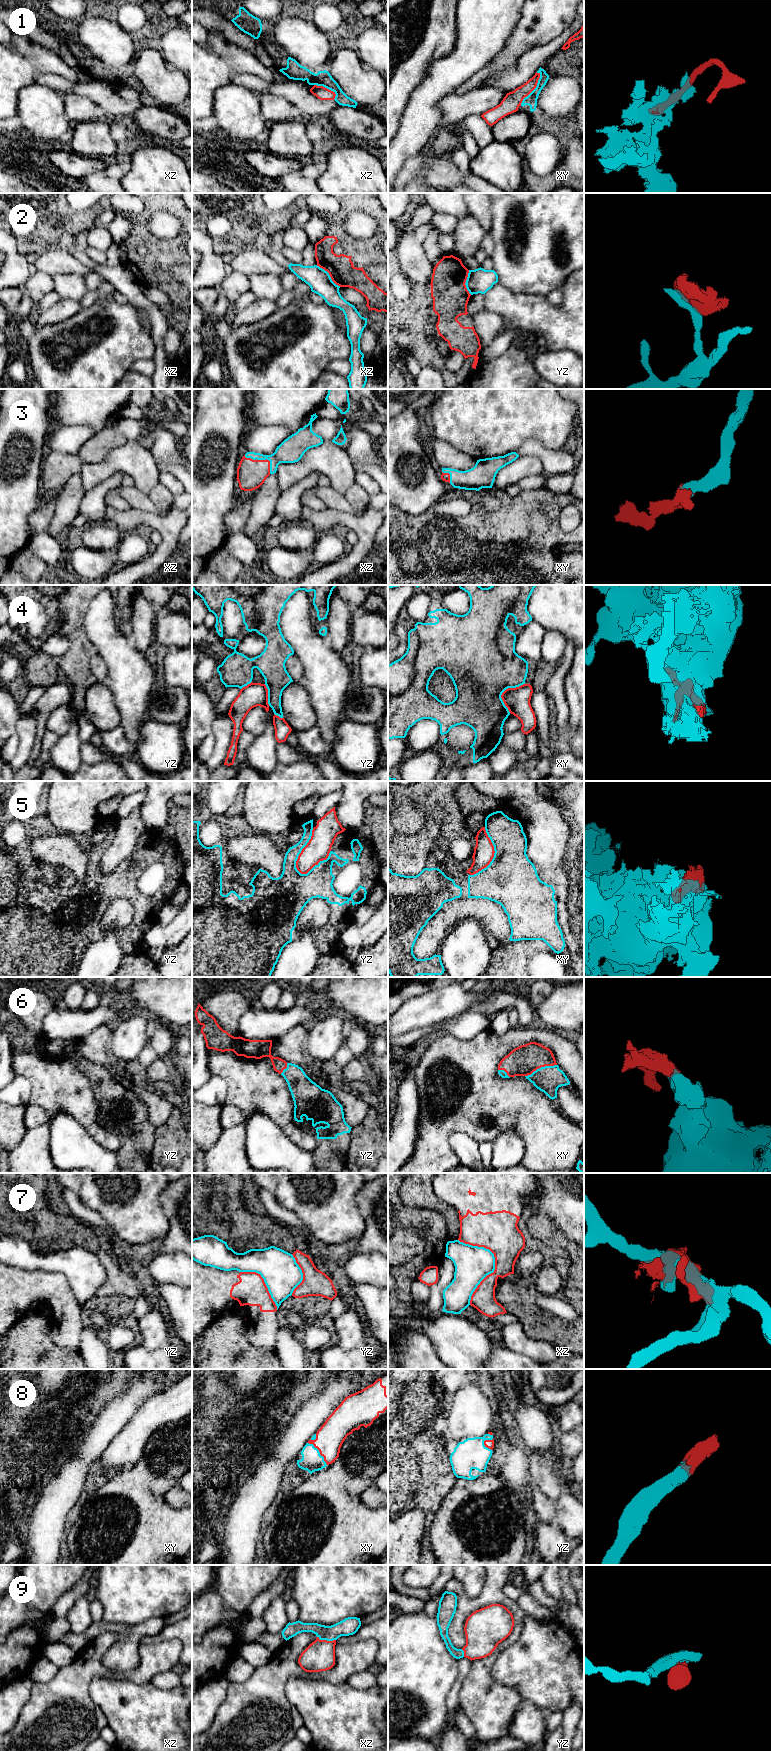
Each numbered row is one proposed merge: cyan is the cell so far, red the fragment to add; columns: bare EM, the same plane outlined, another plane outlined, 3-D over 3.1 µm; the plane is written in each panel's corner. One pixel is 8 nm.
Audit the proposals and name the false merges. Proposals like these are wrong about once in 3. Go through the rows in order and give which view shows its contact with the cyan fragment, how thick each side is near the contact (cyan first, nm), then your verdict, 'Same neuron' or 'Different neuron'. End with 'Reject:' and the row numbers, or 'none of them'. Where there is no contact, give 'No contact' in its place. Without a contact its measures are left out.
1: Touches cyan in xy. Thickness 90 nm (cyan) against 140 nm. Different neuron
2: Touches cyan in xz. Thickness 190 nm (cyan) against 200 nm. Different neuron
3: Touches cyan in xz. Thickness 200 nm (cyan) against 240 nm. Same neuron
4: Touches cyan in xy. Thickness 500 nm (cyan) against 200 nm. Different neuron
5: Touches cyan in yz. Thickness 180 nm (cyan) against 190 nm. Different neuron
6: Touches cyan in xy. Thickness 220 nm (cyan) against 240 nm. Same neuron
7: Touches cyan in xz. Thickness 280 nm (cyan) against 320 nm. Different neuron
8: Touches cyan in xy. Thickness 170 nm (cyan) against 220 nm. Same neuron
9: Touches cyan in xz. Thickness 140 nm (cyan) against 240 nm. Same neuron
Reject: 1, 2, 4, 5, 7

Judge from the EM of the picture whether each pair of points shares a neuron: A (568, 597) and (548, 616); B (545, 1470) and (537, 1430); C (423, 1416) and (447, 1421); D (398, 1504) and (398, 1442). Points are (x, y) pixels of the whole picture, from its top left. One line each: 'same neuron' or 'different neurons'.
A: same neuron
B: different neurons
C: different neurons
D: same neuron

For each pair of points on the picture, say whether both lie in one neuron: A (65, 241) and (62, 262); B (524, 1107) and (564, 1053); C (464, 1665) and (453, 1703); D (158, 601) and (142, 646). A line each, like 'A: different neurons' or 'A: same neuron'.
A: different neurons
B: same neuron
C: same neuron
D: same neuron

